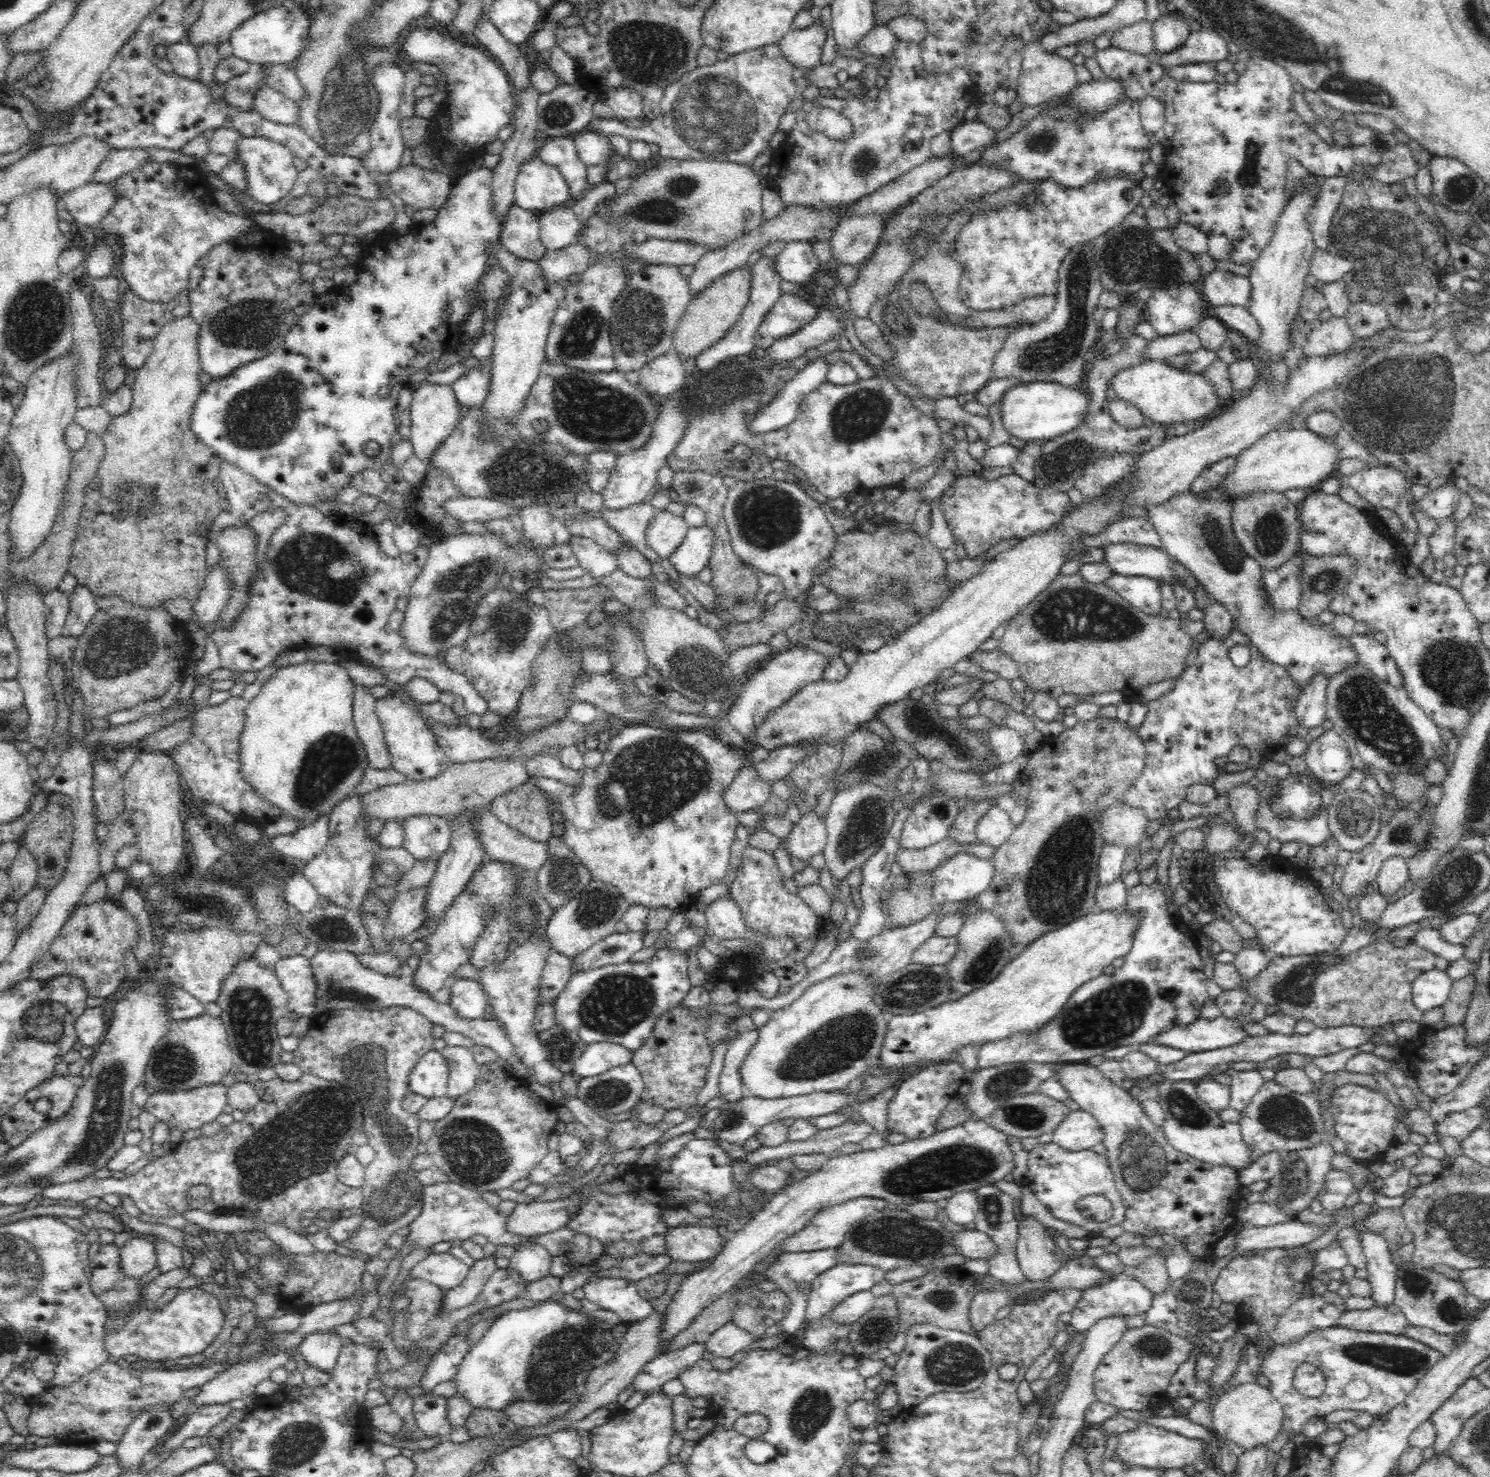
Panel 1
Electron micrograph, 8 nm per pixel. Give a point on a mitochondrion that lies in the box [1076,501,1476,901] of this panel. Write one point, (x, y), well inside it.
(1364, 707)

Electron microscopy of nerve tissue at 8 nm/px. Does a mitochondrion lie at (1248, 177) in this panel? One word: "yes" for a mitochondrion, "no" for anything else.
yes

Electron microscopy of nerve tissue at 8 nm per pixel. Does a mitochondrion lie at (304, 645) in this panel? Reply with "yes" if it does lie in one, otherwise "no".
no

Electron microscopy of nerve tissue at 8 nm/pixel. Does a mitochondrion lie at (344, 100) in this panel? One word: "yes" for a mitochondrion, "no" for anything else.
yes

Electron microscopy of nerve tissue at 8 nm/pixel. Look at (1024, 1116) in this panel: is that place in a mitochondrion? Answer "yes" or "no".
yes

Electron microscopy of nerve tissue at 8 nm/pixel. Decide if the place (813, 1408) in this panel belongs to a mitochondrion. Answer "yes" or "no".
yes

